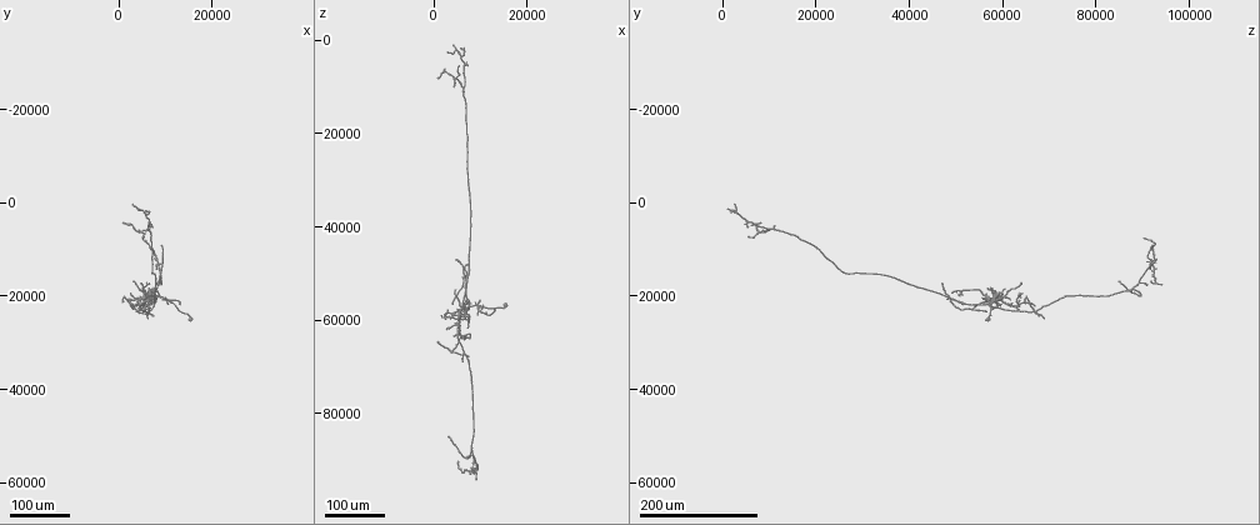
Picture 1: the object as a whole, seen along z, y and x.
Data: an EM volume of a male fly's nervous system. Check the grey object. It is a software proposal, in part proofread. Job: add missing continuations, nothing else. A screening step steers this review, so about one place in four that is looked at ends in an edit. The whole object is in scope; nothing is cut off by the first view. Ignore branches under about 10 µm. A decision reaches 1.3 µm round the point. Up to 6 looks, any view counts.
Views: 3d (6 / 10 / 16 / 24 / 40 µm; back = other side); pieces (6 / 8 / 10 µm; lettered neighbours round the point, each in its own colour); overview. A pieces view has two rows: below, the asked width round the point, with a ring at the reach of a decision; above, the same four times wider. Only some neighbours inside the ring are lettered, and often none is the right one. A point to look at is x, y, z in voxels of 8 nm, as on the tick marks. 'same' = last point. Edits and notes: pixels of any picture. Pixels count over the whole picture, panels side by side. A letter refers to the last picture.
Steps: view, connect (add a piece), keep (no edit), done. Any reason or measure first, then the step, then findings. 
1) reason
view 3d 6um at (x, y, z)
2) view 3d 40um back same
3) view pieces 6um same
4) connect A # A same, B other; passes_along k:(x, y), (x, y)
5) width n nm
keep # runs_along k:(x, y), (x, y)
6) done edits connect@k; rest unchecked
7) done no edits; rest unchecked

branch stops here
view 3d 24um at (7500, 21000, 61000)

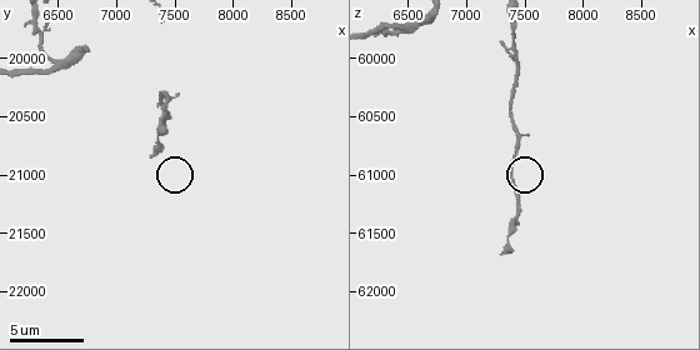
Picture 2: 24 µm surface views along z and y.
view pieces 8um at (7320, 20820, 61680)

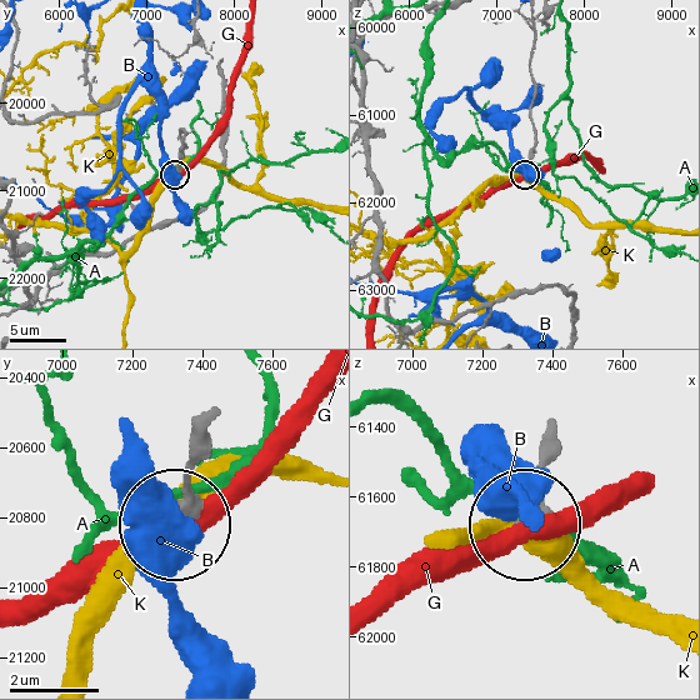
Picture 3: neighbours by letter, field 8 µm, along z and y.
keep # A other, B other, G other, K other; none of them fits

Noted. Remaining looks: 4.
free end
view 3d 40um at (5000, 20500, 58500)

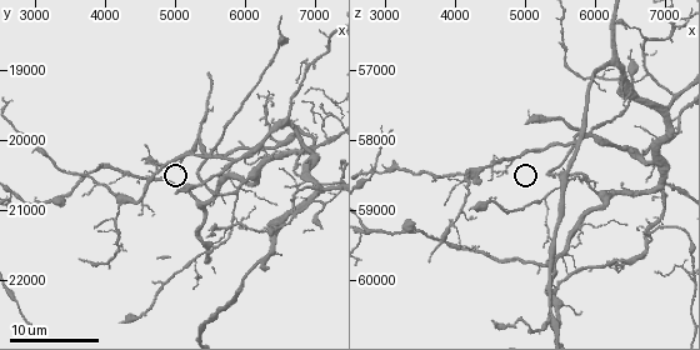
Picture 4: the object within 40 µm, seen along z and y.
view pieces 6um at (5000, 20750, 57750)

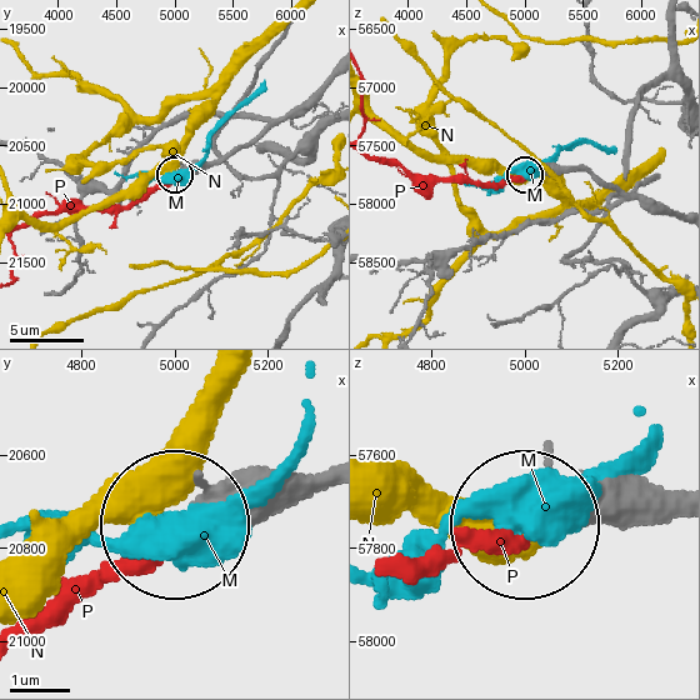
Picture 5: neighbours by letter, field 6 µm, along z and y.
connect P # M other, N other, P same; passes_along 5:(565, 169), (485, 184), (414, 176), (373, 155); it goes on there

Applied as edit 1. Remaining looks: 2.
done edits connect@5; rest unchecked

